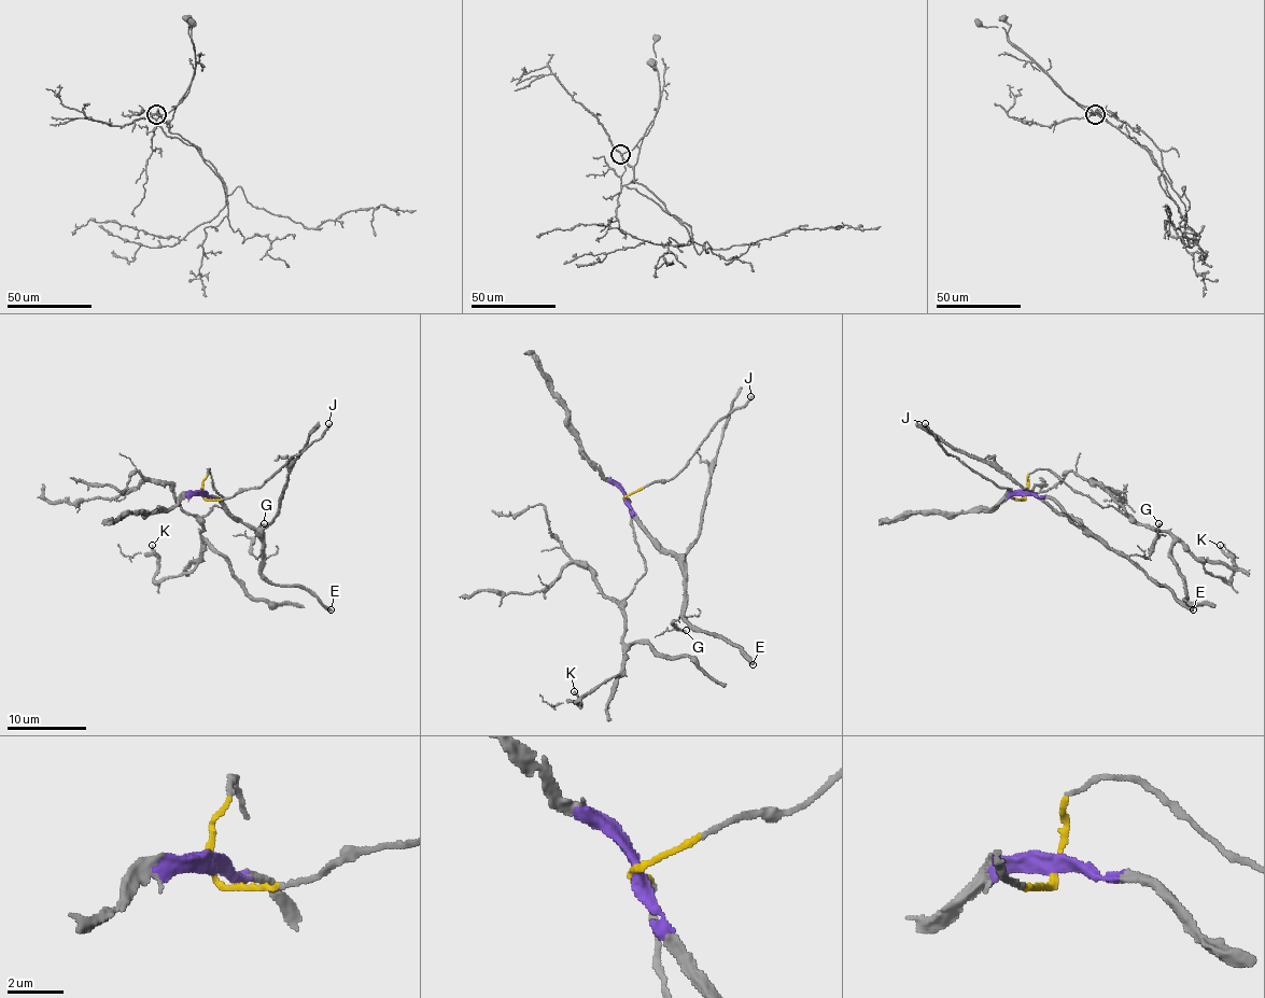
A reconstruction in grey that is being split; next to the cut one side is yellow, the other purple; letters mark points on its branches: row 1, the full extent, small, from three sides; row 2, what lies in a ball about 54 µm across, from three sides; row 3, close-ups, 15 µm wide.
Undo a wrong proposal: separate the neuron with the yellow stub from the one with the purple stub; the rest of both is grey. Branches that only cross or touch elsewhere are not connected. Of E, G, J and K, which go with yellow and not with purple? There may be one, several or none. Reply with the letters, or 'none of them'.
J, K

